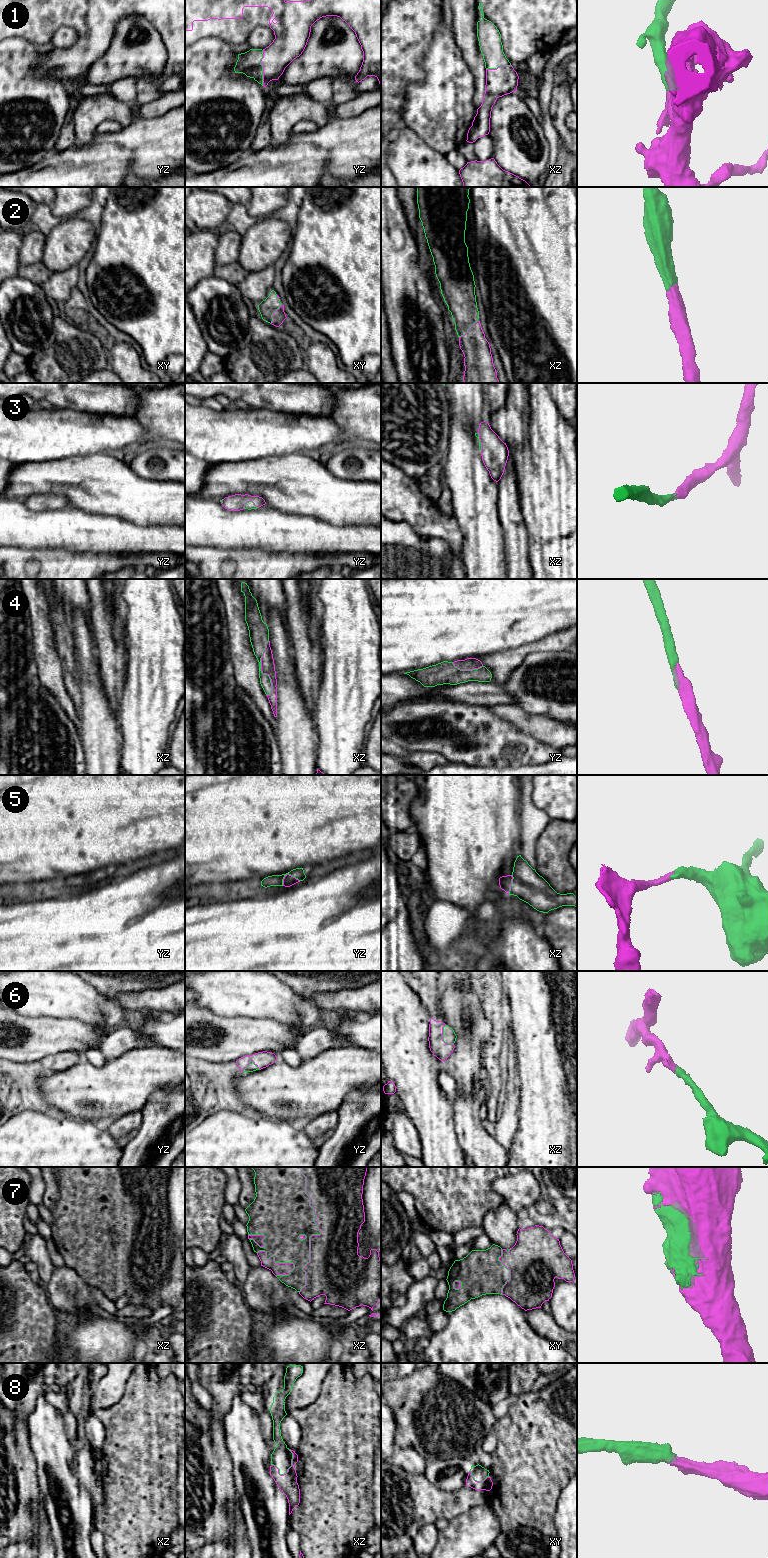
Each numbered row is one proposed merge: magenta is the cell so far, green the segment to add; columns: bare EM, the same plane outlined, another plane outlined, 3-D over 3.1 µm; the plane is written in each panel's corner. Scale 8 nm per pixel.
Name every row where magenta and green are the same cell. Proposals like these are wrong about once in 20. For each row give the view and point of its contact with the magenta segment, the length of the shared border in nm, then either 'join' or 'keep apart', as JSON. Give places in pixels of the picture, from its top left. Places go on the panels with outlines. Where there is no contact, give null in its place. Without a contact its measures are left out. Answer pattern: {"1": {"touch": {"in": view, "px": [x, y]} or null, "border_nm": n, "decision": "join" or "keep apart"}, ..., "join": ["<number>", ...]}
{"1": {"touch": {"in": "yz", "px": [263, 68]}, "border_nm": 280, "decision": "join"}, "2": {"touch": {"in": "xz", "px": [468, 330]}, "border_nm": 200, "decision": "join"}, "3": {"touch": {"in": "yz", "px": [251, 500]}, "border_nm": 130, "decision": "join"}, "4": {"touch": {"in": "xz", "px": [261, 670]}, "border_nm": 440, "decision": "join"}, "5": {"touch": {"in": "yz", "px": [287, 874]}, "border_nm": 150, "decision": "join"}, "6": {"touch": {"in": "xz", "px": [441, 1037]}, "border_nm": 180, "decision": "join"}, "7": {"touch": {"in": "xz", "px": [321, 1233]}, "border_nm": 1000, "decision": "join"}, "8": {"touch": {"in": "xz", "px": [292, 1464]}, "border_nm": 240, "decision": "join"}, "join": ["1", "2", "3", "4", "5", "6", "7", "8"]}

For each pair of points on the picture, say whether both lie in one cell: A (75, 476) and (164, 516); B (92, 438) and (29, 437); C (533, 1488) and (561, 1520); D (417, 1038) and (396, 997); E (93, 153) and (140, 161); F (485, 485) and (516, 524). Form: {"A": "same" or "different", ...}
{"A": "same", "B": "same", "C": "different", "D": "same", "E": "same", "F": "different"}

